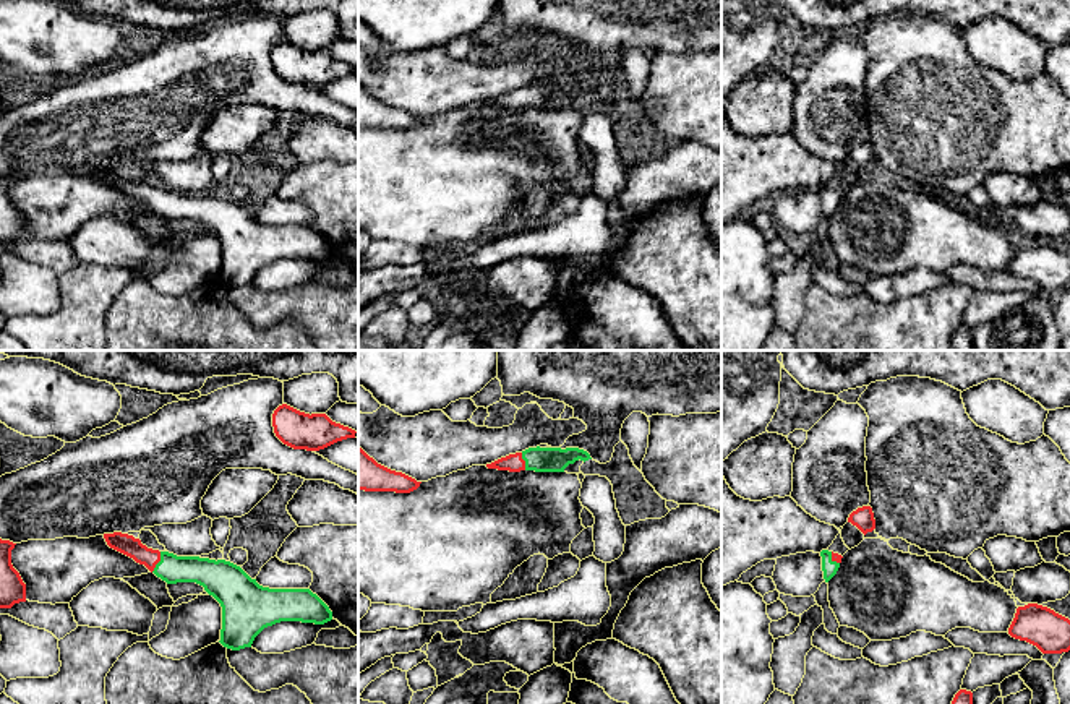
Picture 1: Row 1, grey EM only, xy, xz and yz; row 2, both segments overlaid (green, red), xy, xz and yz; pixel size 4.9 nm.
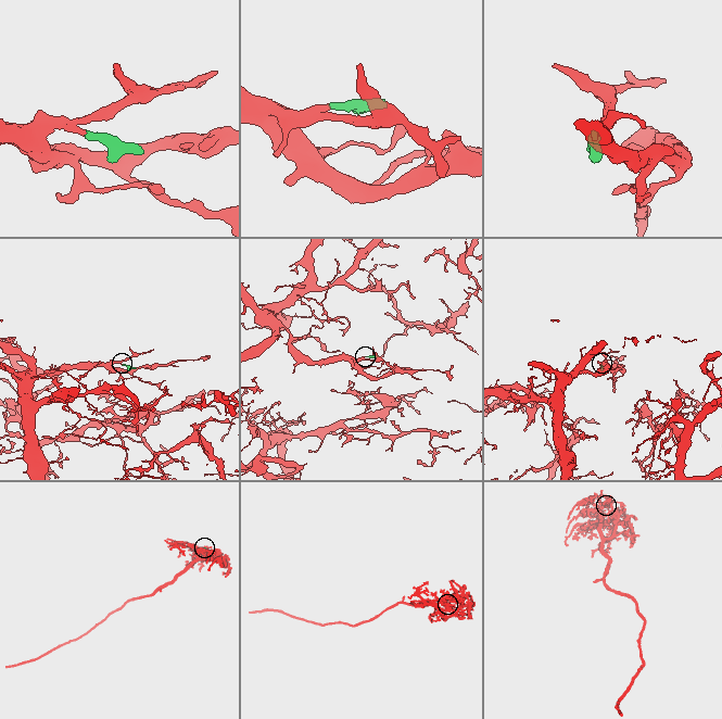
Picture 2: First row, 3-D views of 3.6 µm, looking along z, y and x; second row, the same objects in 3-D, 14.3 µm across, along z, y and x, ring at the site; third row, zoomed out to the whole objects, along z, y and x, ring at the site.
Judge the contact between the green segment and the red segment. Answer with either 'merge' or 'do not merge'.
merge

